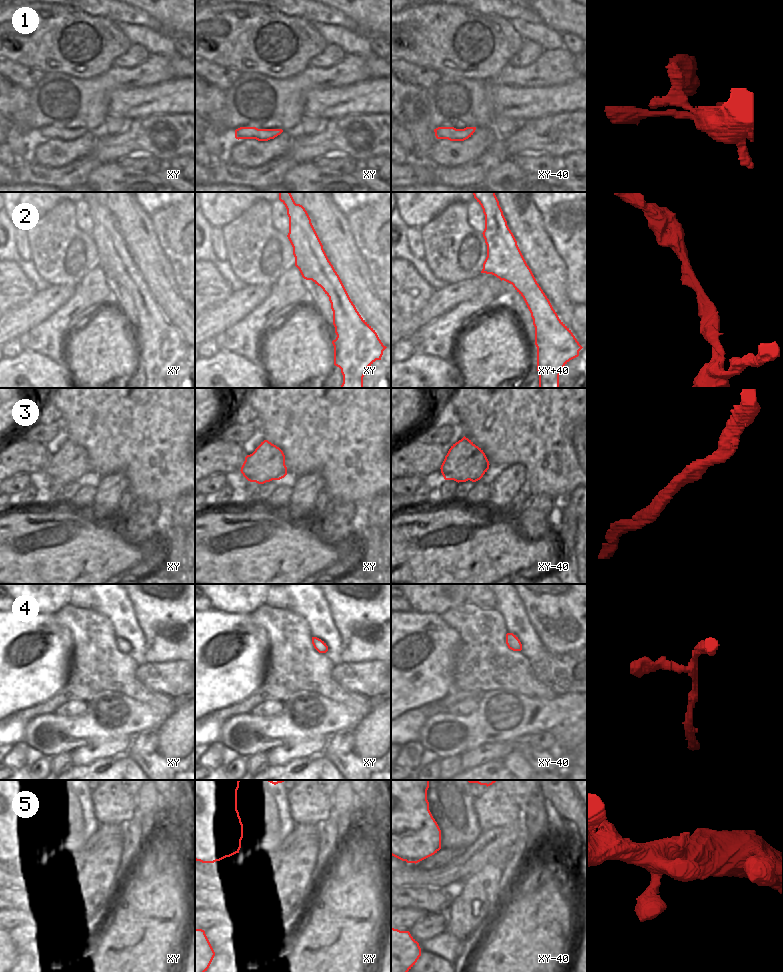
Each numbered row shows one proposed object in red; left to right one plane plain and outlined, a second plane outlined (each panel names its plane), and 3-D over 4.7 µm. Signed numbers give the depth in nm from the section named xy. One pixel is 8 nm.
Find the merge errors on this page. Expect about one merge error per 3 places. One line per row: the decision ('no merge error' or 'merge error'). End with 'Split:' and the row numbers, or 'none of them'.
1: no merge error
2: no merge error
3: merge error
4: no merge error
5: no merge error
Split: 3

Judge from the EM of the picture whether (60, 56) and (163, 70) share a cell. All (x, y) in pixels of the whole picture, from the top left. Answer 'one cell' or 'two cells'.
two cells

